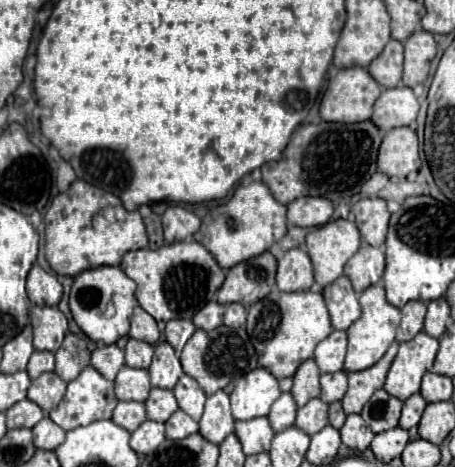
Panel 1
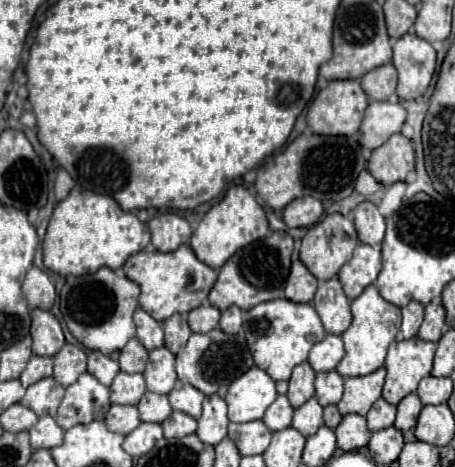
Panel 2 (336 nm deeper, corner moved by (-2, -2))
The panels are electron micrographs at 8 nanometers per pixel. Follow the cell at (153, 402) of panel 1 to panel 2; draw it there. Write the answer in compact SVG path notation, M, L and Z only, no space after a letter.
M146 391L144 397L138 403L138 411L140 411L140 419L142 421L162 423L172 413L172 407L170 407L168 395Z

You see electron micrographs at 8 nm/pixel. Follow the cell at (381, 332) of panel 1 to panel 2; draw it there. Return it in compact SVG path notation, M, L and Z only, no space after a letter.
M366 287L360 297L352 301L352 325L342 333L346 345L346 355L336 365L336 371L342 377L362 377L384 365L388 345L394 341L400 329L400 309L384 301L376 287Z

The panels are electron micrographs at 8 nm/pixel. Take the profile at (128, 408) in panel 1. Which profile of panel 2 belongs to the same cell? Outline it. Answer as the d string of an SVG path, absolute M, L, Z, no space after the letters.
M112 405L108 415L106 415L106 425L110 431L120 433L120 435L128 435L132 433L138 425L140 425L140 417L136 407L126 407L126 405Z

